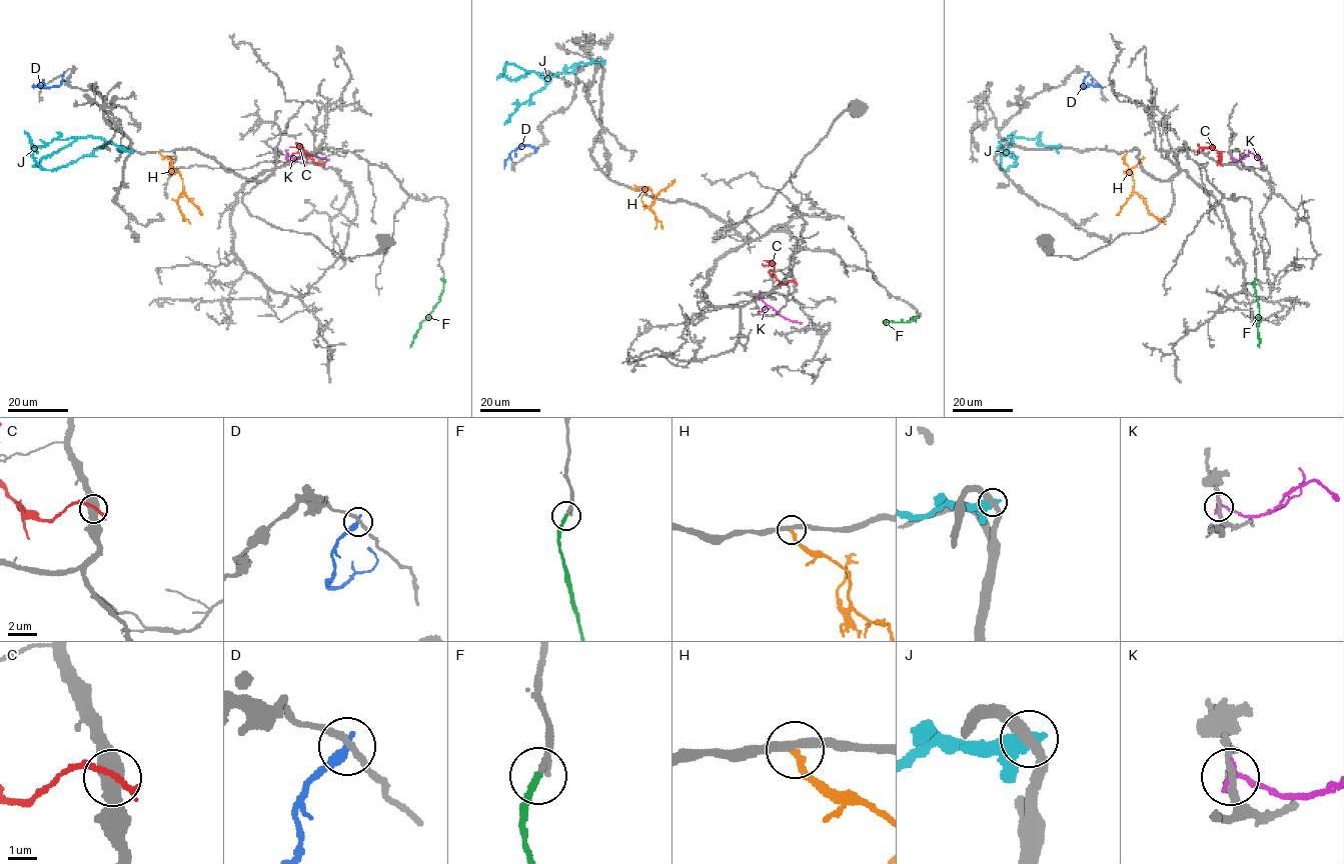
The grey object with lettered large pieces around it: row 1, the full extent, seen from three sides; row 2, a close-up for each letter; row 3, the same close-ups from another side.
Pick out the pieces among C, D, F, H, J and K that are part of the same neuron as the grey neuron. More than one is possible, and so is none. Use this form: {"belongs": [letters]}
{"belongs": ["F"]}

